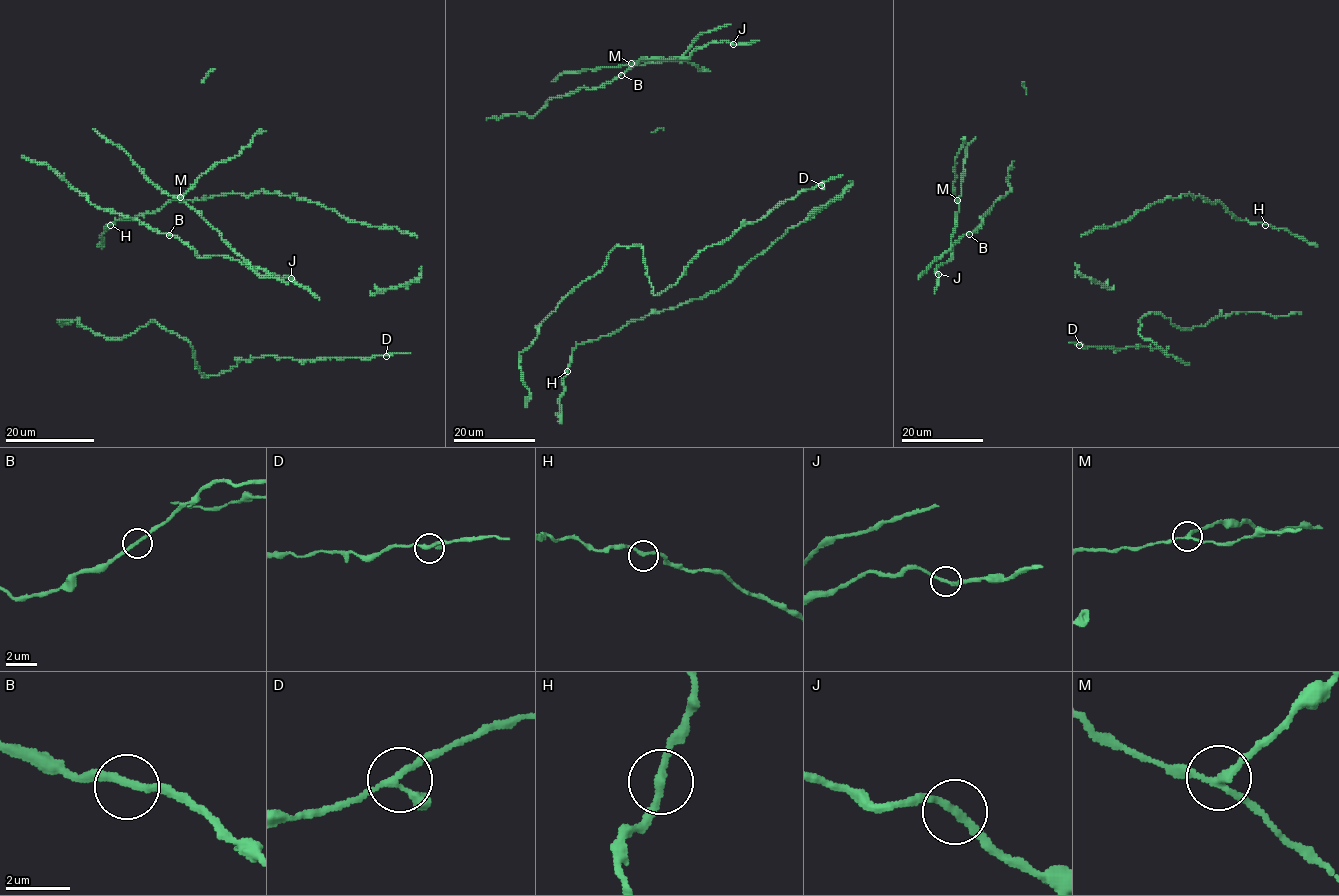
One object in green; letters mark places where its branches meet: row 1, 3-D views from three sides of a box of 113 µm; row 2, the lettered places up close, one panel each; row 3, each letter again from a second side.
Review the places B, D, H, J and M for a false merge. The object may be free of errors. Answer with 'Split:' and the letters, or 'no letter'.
Split: M

